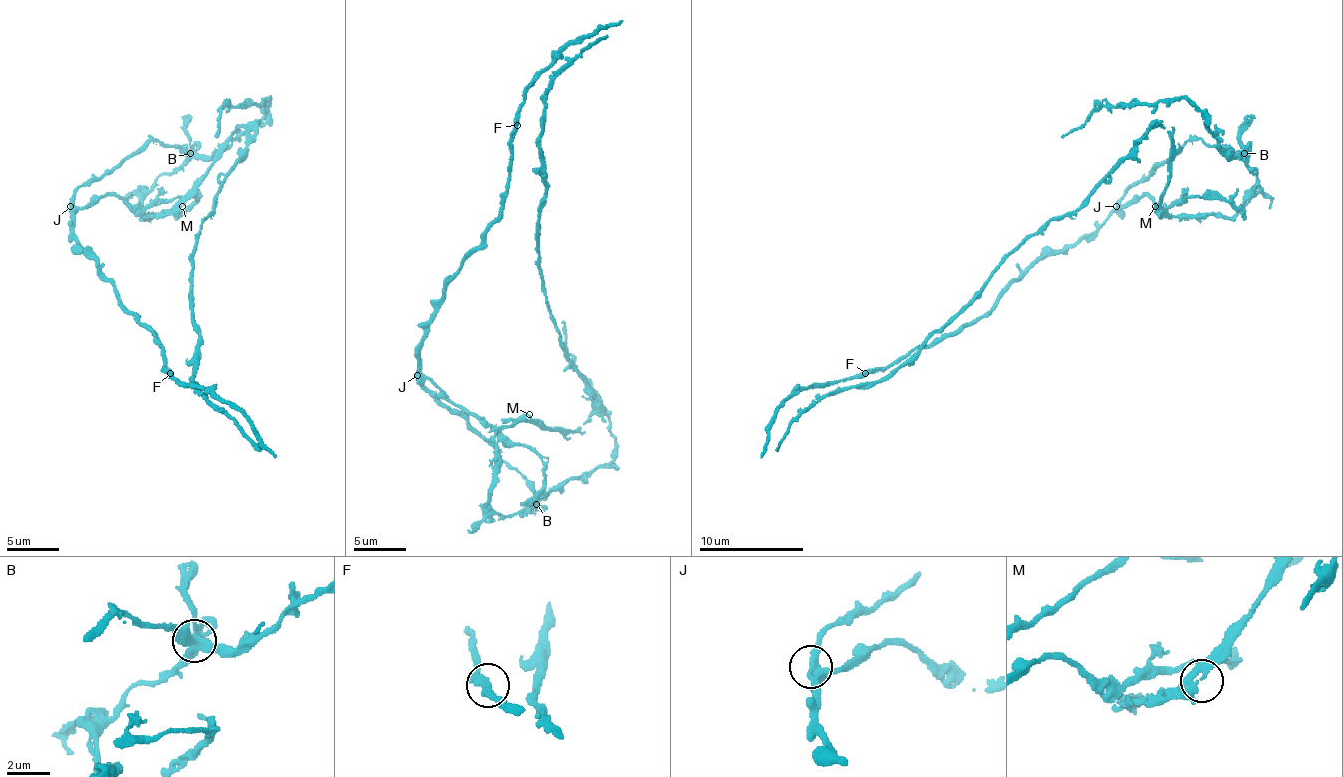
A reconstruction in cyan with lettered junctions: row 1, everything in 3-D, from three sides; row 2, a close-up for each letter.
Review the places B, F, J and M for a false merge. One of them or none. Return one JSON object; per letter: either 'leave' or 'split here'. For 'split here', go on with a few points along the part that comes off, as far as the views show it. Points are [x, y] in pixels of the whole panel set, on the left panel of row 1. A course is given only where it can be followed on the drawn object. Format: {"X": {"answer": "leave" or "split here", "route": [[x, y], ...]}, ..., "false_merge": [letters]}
{"B": {"answer": "split here", "route": [[190, 154], [159, 177], [146, 216], [172, 206], [245, 128], [245, 154], [193, 256], [193, 376], [261, 452]]}, "F": {"answer": "leave"}, "J": {"answer": "leave"}, "M": {"answer": "leave"}, "false_merge": ["B"]}

